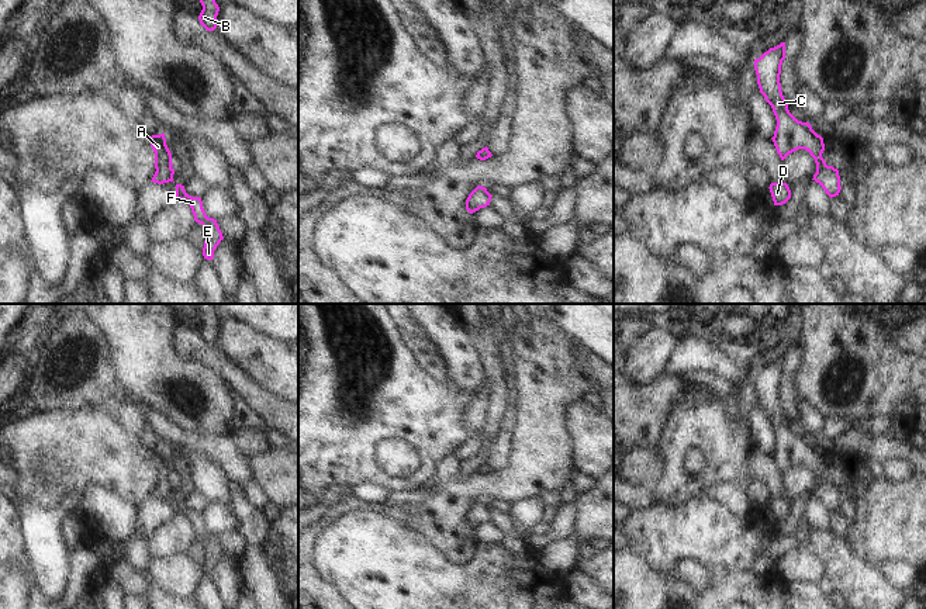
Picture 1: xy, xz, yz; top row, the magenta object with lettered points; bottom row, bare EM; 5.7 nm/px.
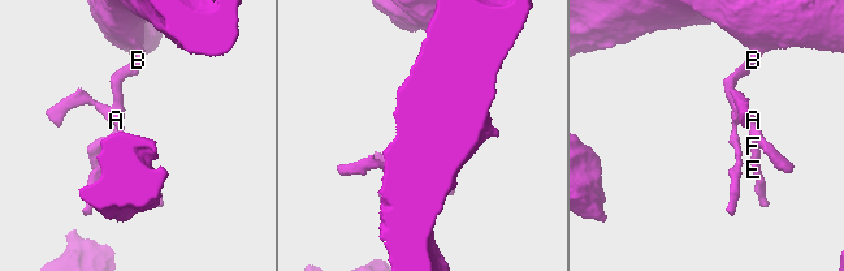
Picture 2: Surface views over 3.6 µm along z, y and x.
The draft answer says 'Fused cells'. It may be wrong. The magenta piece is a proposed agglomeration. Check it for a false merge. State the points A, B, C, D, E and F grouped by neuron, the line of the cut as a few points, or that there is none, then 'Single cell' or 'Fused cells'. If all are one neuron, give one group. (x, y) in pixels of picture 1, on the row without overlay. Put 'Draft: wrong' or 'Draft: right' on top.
Draft: wrong
Groups: A B C D E F. No split. Single cell.

